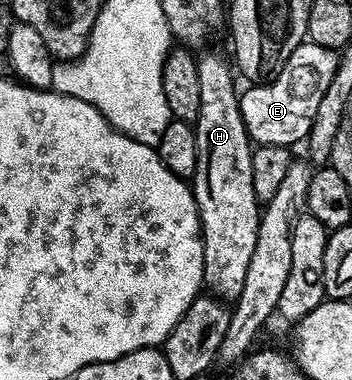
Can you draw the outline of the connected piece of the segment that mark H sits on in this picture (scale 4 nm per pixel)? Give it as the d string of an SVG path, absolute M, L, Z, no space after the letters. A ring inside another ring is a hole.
M219 55L198 56L201 81L201 113L195 122L197 169L193 180L195 204L199 210L199 227L203 231L203 287L220 301L235 301L245 289L246 273L257 247L261 205L253 193L253 144L245 129L239 108L240 92L235 91L233 67Z

